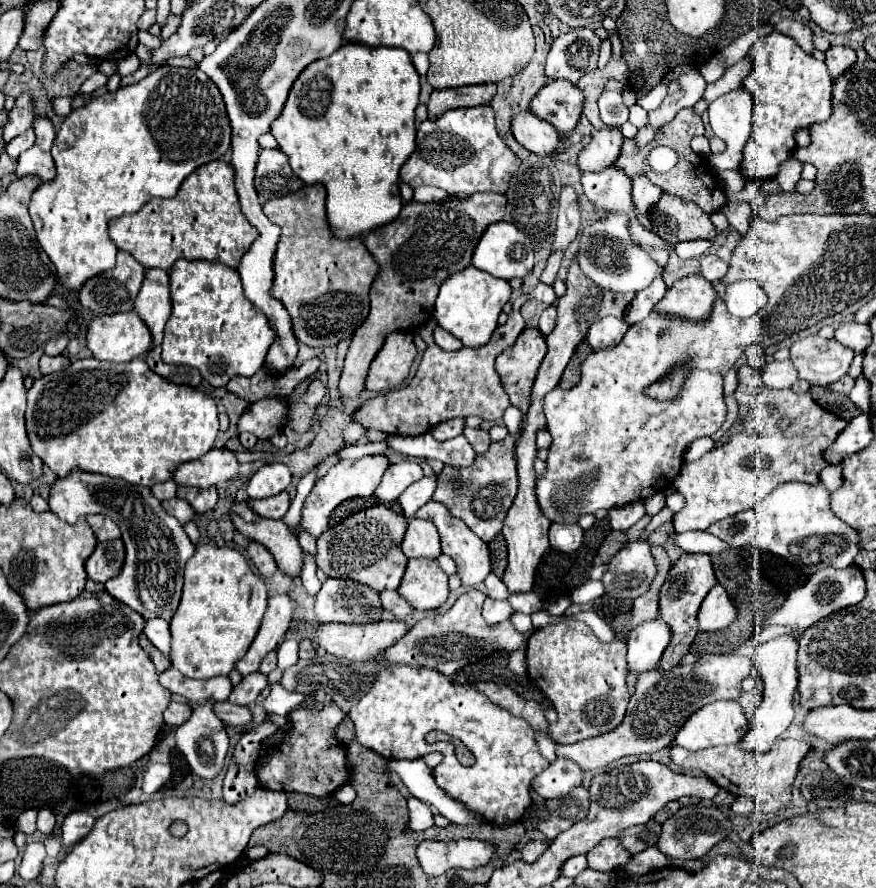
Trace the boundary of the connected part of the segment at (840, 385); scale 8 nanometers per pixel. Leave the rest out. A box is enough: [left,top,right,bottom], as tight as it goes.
[829,375,855,395]

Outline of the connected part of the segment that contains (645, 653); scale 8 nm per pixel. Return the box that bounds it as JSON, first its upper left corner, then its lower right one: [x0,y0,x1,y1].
[627,619,671,673]

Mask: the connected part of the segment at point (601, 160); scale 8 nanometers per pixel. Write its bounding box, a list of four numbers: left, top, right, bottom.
[579,127,623,171]

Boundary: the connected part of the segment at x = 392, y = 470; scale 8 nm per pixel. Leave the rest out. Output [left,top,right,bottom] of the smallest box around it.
[375,459,423,503]

